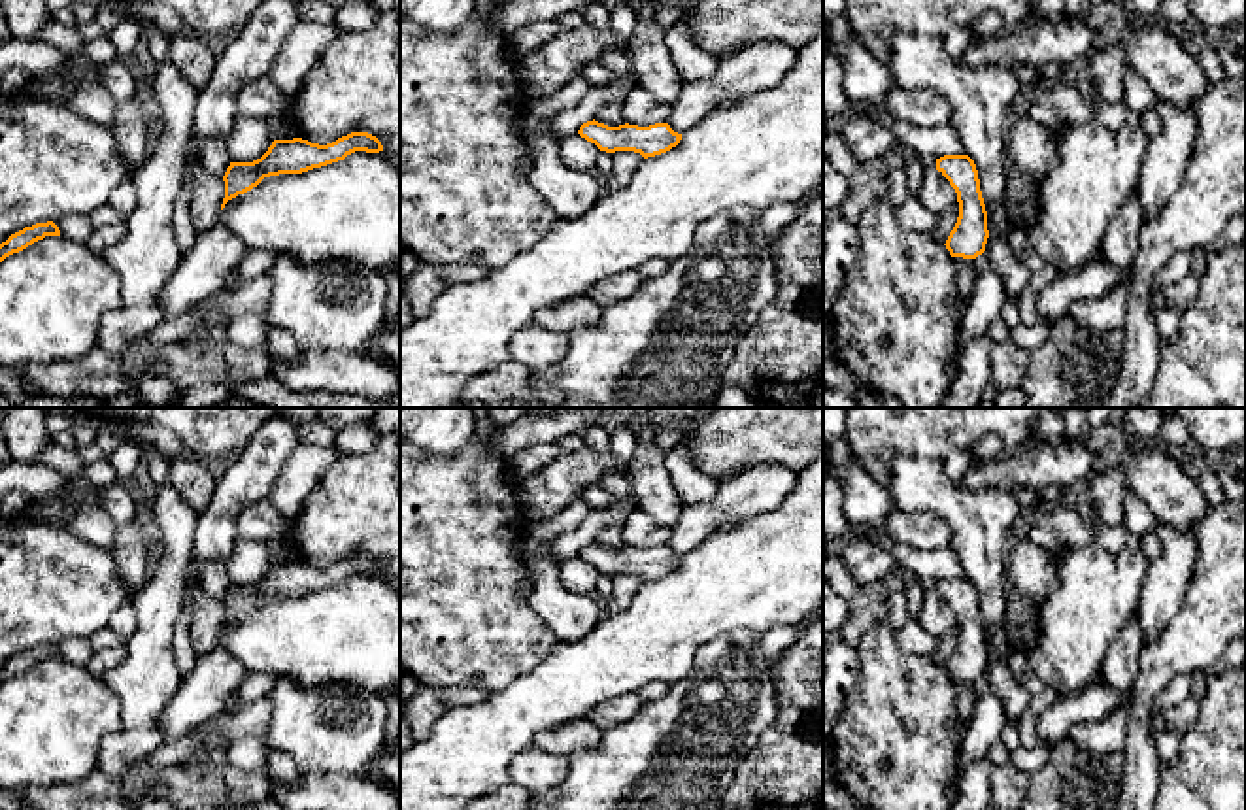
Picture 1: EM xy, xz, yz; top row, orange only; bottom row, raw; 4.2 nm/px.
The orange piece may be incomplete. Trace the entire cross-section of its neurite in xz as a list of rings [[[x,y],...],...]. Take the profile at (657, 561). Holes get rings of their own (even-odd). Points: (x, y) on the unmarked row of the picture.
[[[587,544],[580,549],[578,557],[595,566],[600,574],[634,574],[644,582],[670,574],[682,563],[668,546],[655,546],[649,549],[619,548],[608,549],[598,544]]]

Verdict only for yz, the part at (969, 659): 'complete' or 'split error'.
complete

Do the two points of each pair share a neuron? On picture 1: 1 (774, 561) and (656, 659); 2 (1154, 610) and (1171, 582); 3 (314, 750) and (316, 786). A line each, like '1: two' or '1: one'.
1: one
2: one
3: two

